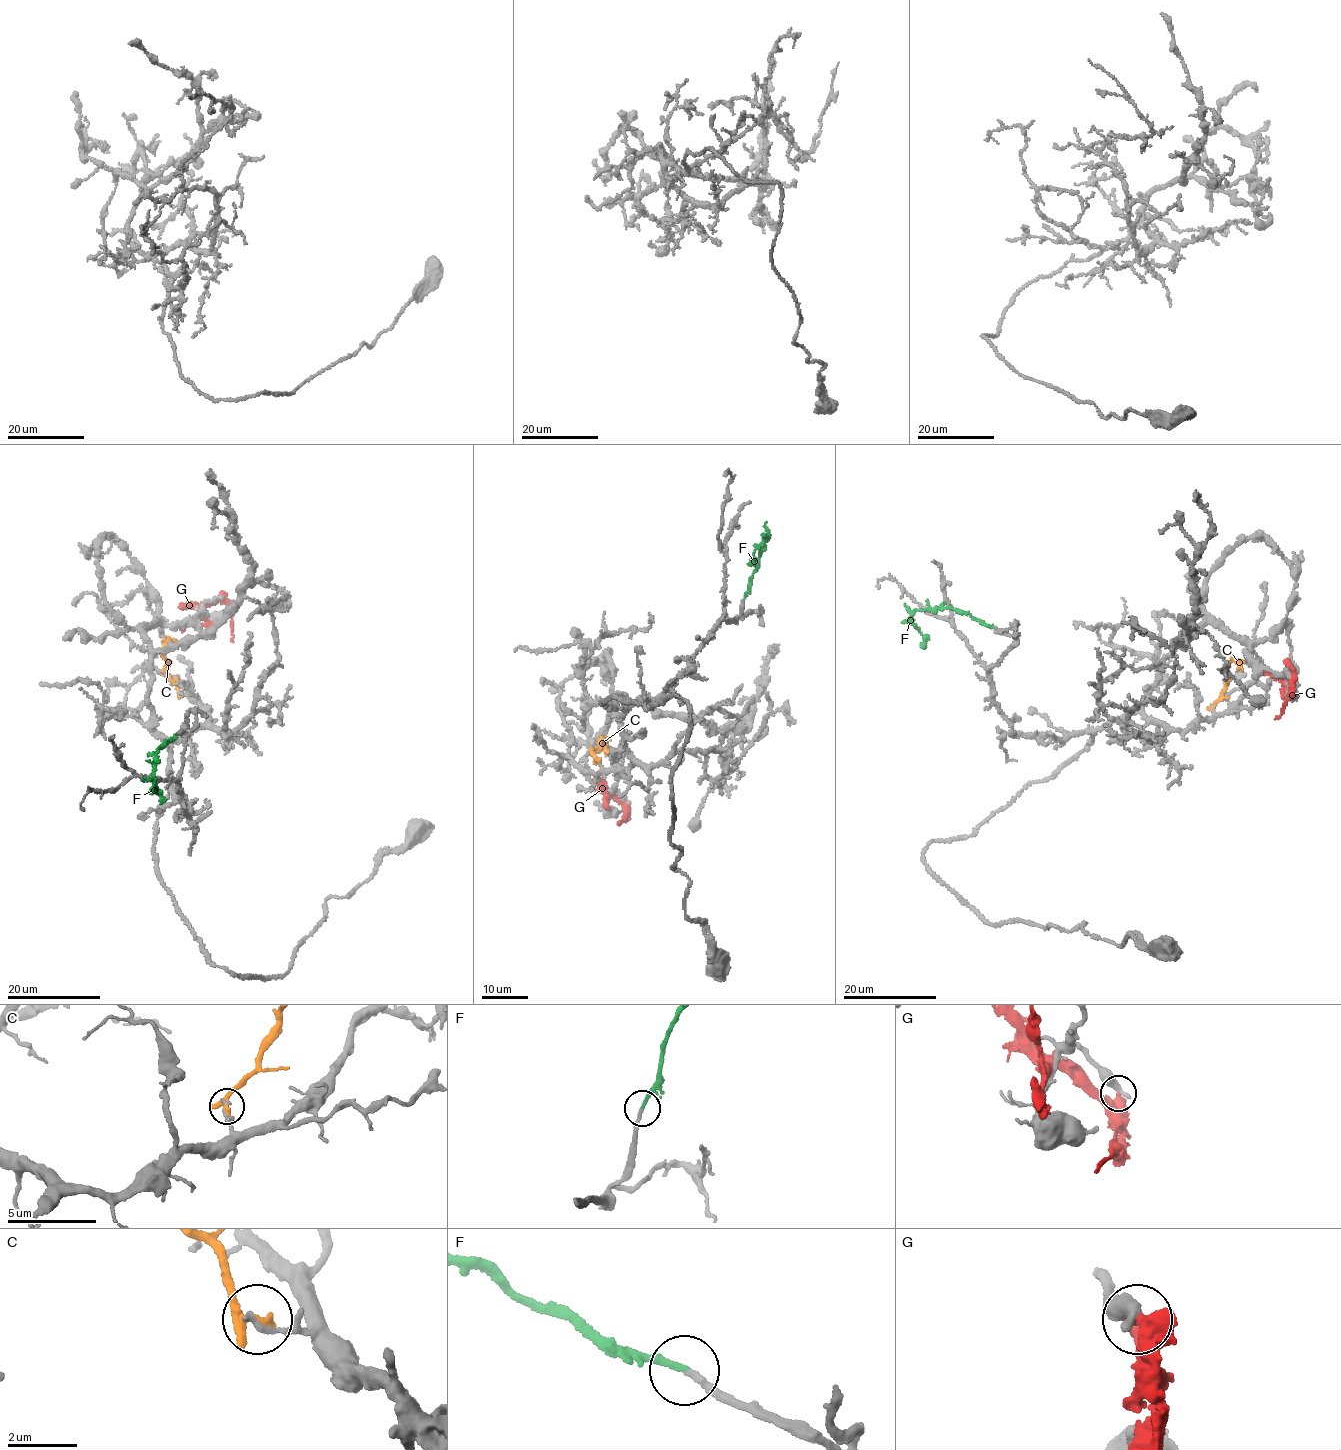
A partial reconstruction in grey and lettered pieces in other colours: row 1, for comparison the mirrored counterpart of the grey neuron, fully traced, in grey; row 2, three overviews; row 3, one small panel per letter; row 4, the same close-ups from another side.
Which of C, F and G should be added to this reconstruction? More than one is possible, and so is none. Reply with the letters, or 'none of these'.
F

